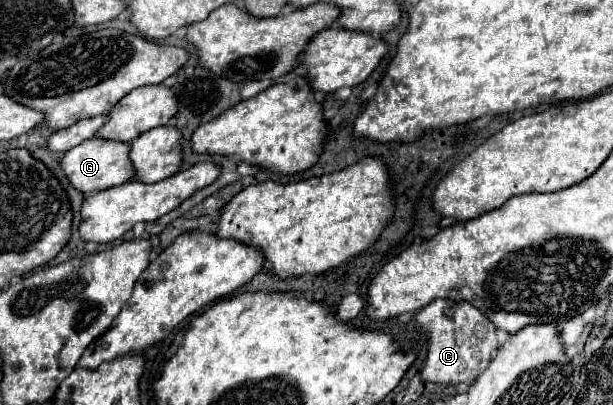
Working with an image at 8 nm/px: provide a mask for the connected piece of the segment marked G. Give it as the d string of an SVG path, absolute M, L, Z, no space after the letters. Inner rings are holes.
M94 136L92 140L84 140L84 144L78 144L76 148L68 150L64 154L60 166L66 172L70 184L84 194L120 186L134 178L134 166L130 160L130 142L106 140L106 138L98 138L98 136Z

